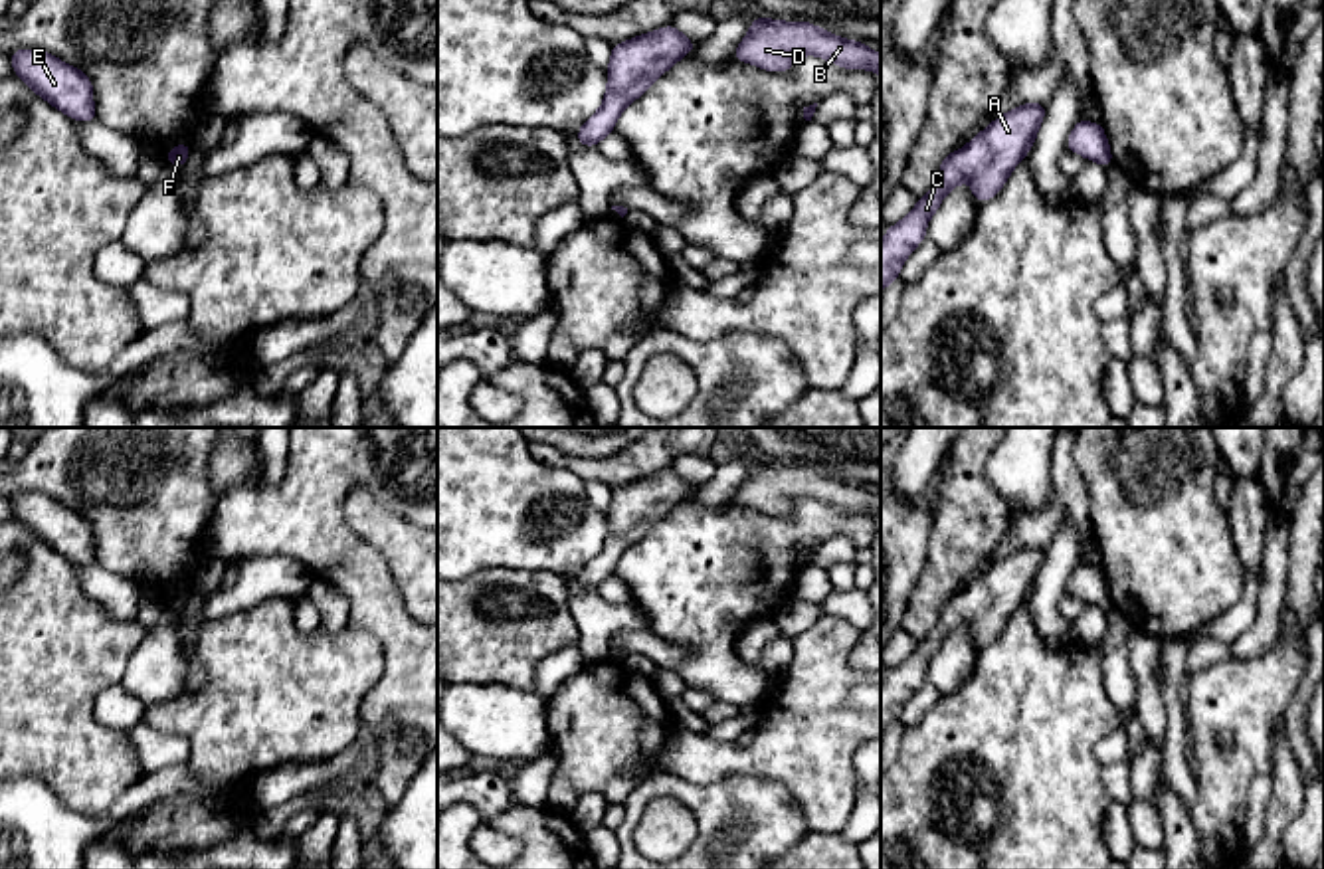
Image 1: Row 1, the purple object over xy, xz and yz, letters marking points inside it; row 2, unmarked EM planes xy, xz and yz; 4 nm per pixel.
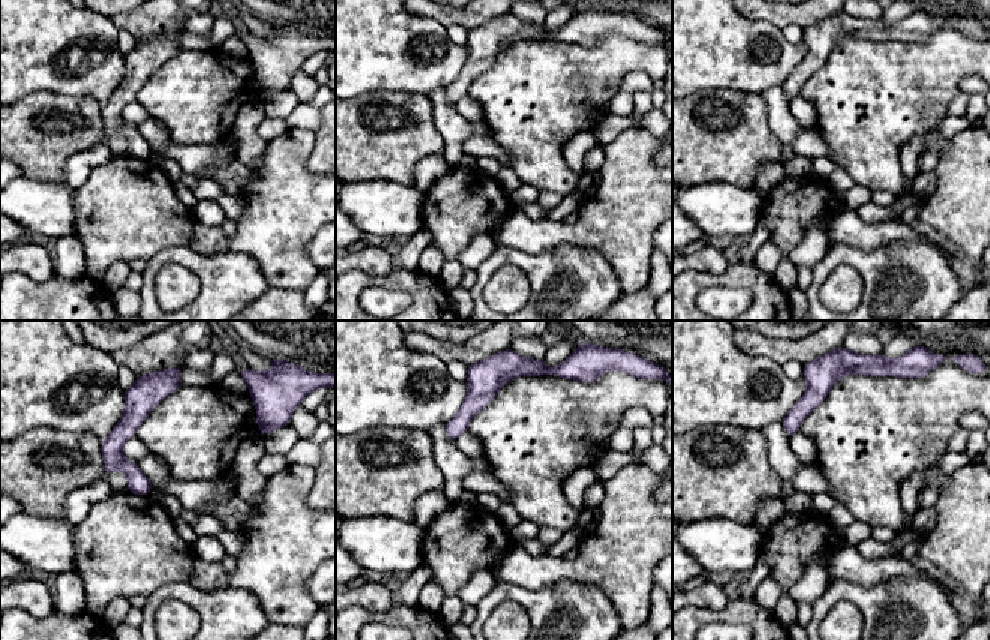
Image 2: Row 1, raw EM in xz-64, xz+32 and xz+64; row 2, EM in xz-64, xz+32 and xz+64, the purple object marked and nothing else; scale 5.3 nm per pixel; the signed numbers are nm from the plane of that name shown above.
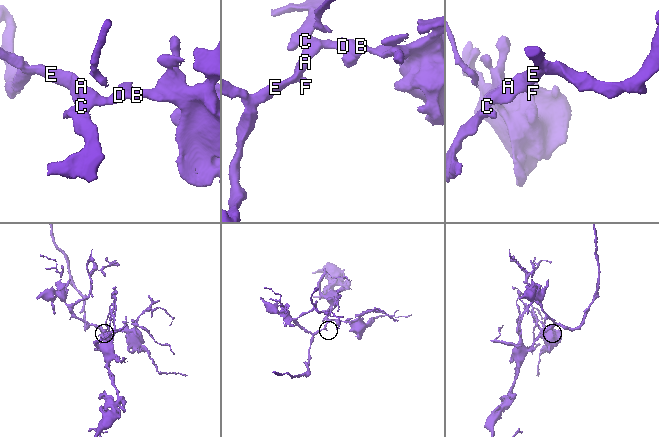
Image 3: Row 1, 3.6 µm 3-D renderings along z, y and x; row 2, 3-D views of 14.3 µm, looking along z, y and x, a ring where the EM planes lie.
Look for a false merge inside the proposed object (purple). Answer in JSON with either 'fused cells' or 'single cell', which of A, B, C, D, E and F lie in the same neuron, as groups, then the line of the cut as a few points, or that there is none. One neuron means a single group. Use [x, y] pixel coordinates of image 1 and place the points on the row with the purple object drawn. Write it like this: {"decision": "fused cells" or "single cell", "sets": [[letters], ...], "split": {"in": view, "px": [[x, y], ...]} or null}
{"decision": "single cell", "sets": [["A", "B", "C", "D", "E", "F"]], "split": null}

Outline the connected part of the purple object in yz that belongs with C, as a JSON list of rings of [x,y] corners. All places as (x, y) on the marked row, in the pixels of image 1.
[[[1025,103],[992,121],[964,148],[950,152],[930,192],[881,240],[881,293],[900,275],[904,259],[926,240],[926,224],[944,196],[970,182],[978,202],[993,198],[1011,170],[1027,156],[1045,117],[1045,103]]]

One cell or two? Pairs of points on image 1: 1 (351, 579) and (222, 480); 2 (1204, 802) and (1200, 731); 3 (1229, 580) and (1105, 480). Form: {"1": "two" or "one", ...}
{"1": "two", "2": "one", "3": "one"}

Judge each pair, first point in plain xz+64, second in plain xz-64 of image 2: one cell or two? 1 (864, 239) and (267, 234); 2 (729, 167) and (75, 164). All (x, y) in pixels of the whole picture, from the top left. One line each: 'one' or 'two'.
1: one
2: two

